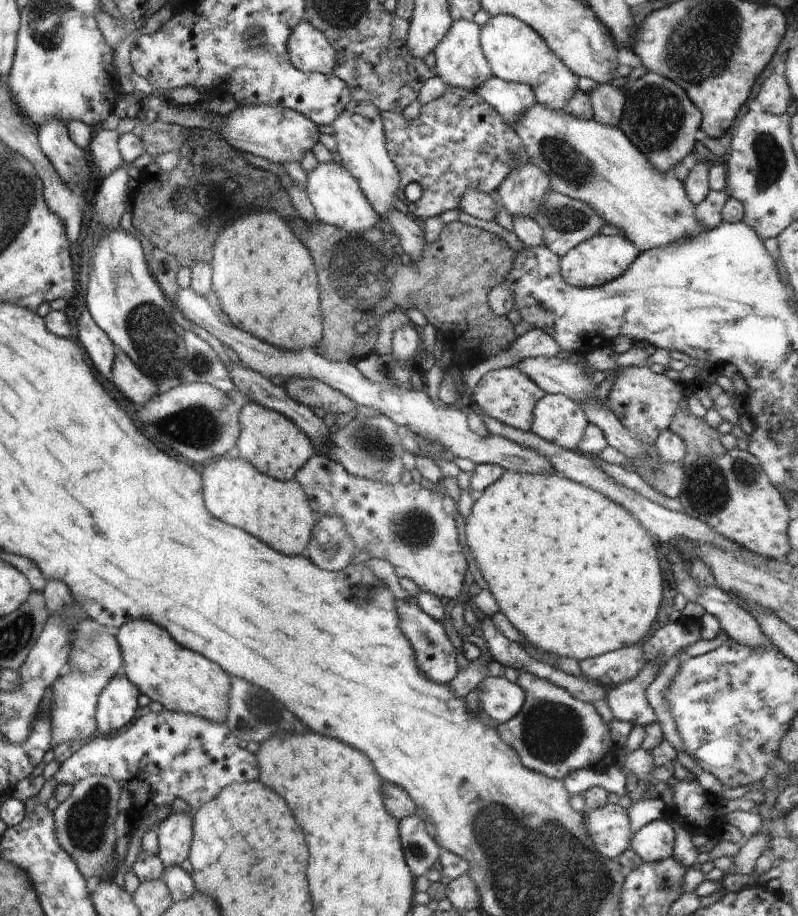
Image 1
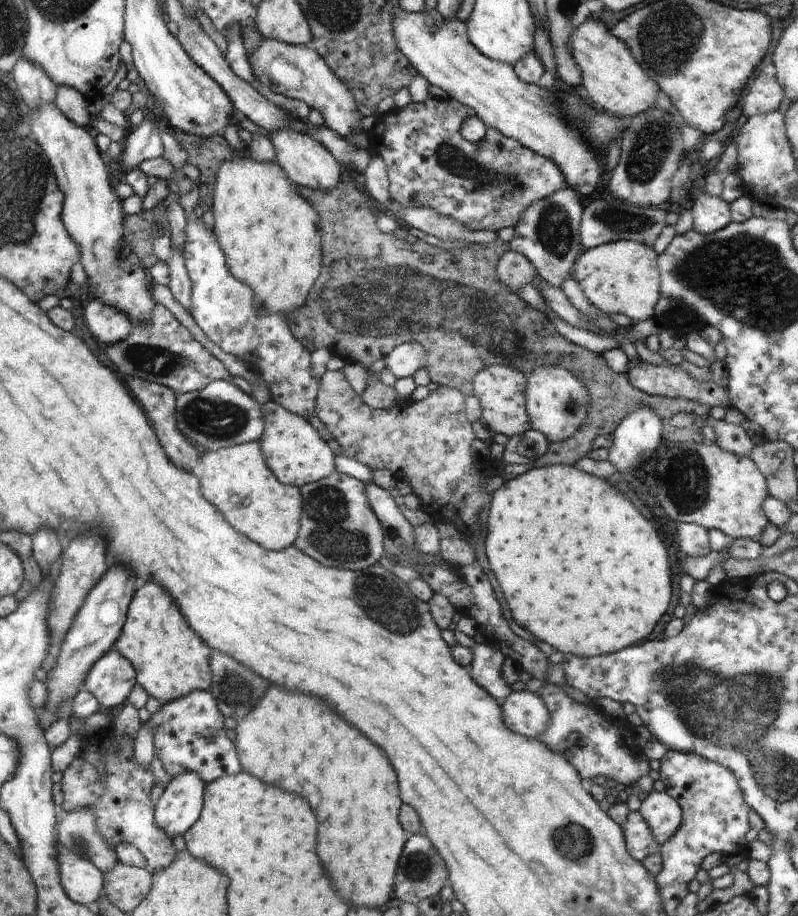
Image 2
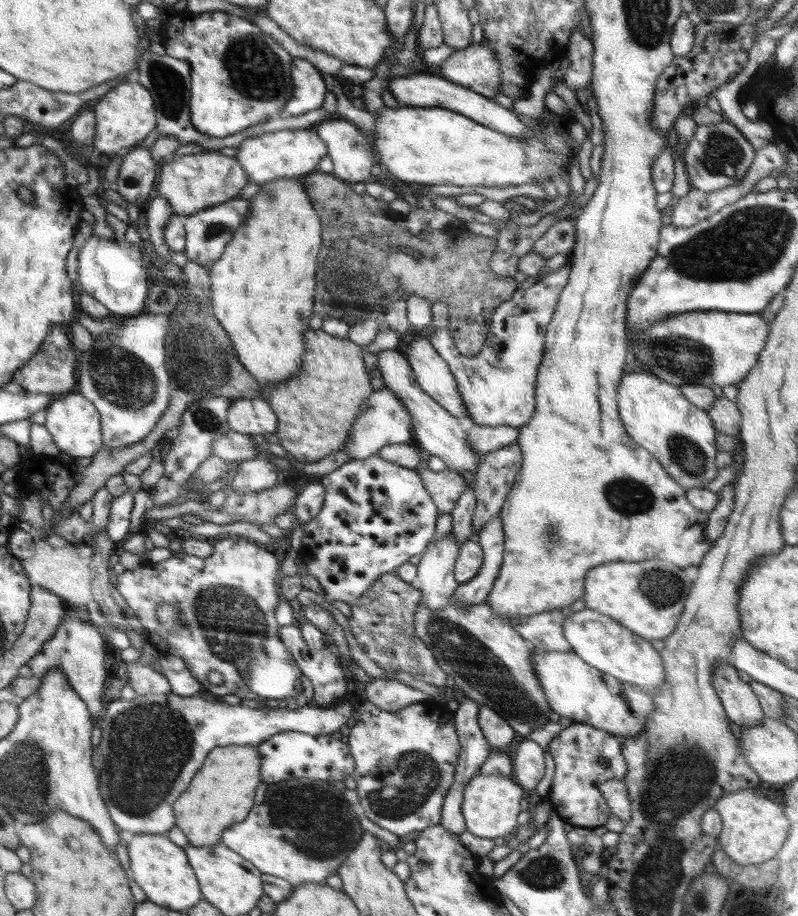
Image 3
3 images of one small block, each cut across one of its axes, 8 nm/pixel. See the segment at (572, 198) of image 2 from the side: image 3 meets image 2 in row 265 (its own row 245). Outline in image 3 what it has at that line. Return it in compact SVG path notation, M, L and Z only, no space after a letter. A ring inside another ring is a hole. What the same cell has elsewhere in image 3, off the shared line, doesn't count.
M568 218L552 224L544 234L540 235L532 245L531 252L536 252L546 259L555 254L571 256L575 242L575 221L573 218Z

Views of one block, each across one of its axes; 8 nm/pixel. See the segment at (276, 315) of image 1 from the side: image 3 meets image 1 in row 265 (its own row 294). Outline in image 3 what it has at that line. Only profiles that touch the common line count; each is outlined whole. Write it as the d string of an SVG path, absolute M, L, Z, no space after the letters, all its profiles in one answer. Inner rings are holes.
M276 178L268 183L260 185L258 193L249 200L249 208L244 223L234 231L234 237L228 242L224 252L215 263L208 267L209 280L211 283L211 307L212 312L218 318L218 324L222 324L222 328L226 334L230 334L229 341L238 361L250 371L250 374L258 381L260 388L270 385L270 383L282 383L289 379L302 366L302 357L304 356L304 333L310 329L308 320L313 314L315 286L317 284L317 256L322 248L322 226L320 226L319 215L312 207L311 199L308 197L307 190L304 188L302 179L300 178Z

